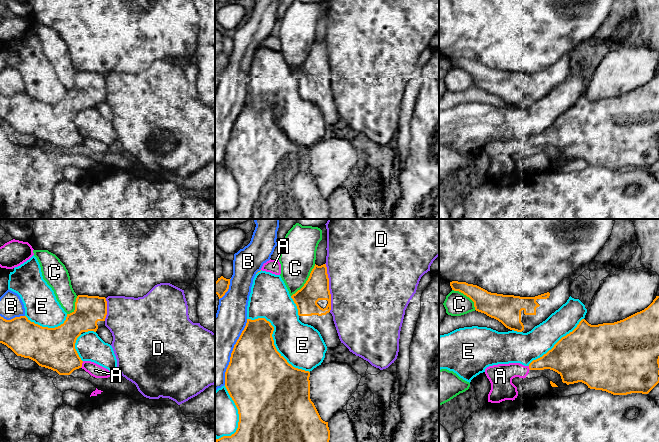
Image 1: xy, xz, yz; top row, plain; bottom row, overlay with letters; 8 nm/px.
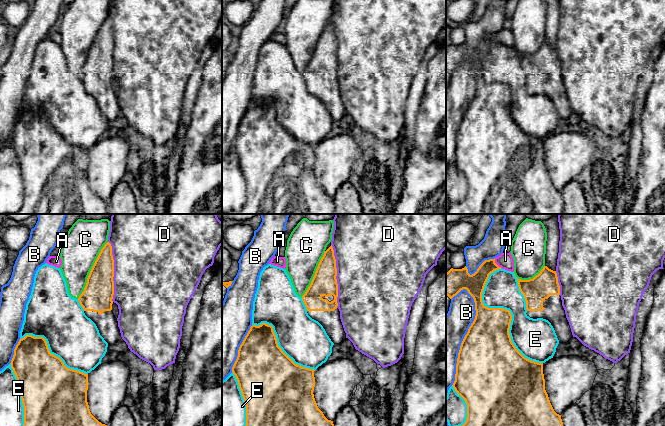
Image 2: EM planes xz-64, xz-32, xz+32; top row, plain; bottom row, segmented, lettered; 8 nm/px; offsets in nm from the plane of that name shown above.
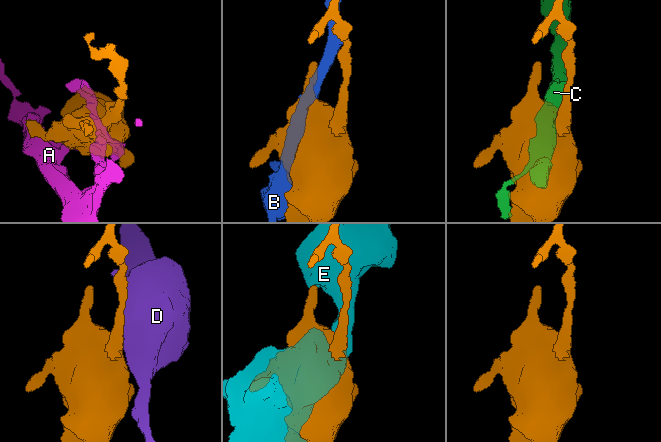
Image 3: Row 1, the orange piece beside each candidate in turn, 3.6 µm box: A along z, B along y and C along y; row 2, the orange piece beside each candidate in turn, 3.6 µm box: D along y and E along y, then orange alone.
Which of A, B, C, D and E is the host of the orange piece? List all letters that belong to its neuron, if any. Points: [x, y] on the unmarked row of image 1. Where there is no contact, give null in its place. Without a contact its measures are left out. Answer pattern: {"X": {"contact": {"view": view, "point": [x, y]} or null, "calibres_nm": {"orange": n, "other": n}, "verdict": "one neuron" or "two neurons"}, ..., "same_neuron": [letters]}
{"A": {"contact": {"view": "xy", "point": [81, 140]}, "calibres_nm": {"orange": 320, "other": 110}, "verdict": "two neurons"}, "B": {"contact": {"view": "xz", "point": [232, 128]}, "calibres_nm": {"orange": 460, "other": 340}, "verdict": "two neurons"}, "C": {"contact": {"view": "xz", "point": [306, 57]}, "calibres_nm": {"orange": 200, "other": 280}, "verdict": "two neurons"}, "D": {"contact": {"view": "xz", "point": [328, 63]}, "calibres_nm": {"orange": 200, "other": 480}, "verdict": "two neurons"}, "E": {"contact": {"view": "xz", "point": [273, 118]}, "calibres_nm": {"orange": 440, "other": 340}, "verdict": "two neurons"}, "same_neuron": []}

